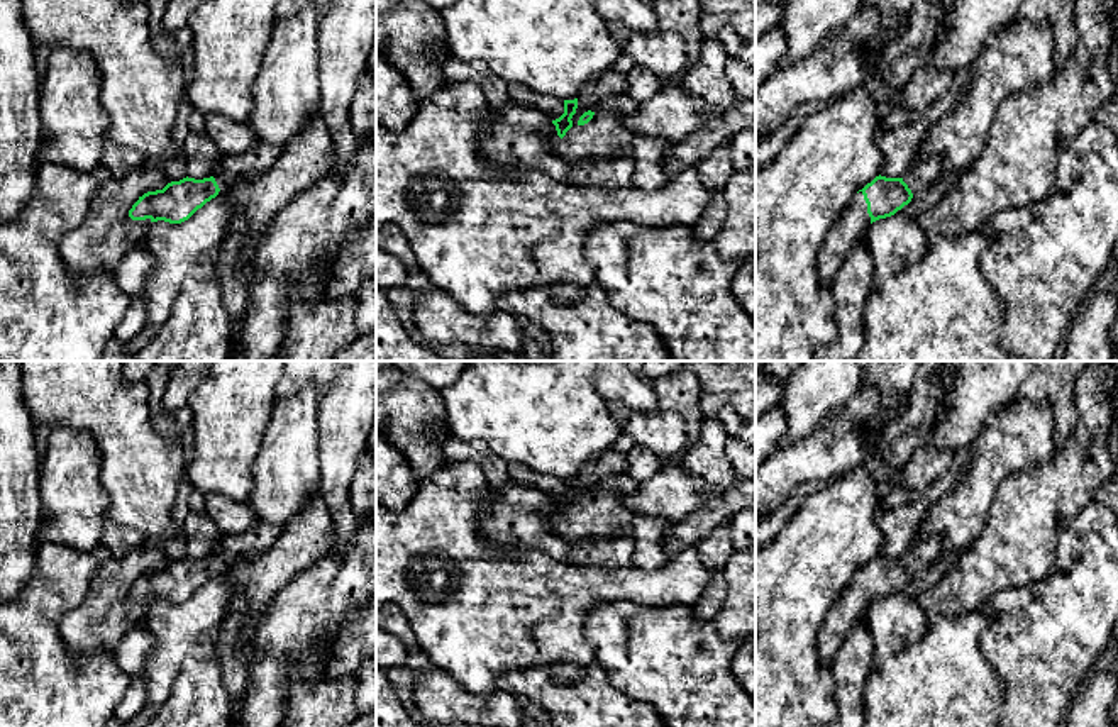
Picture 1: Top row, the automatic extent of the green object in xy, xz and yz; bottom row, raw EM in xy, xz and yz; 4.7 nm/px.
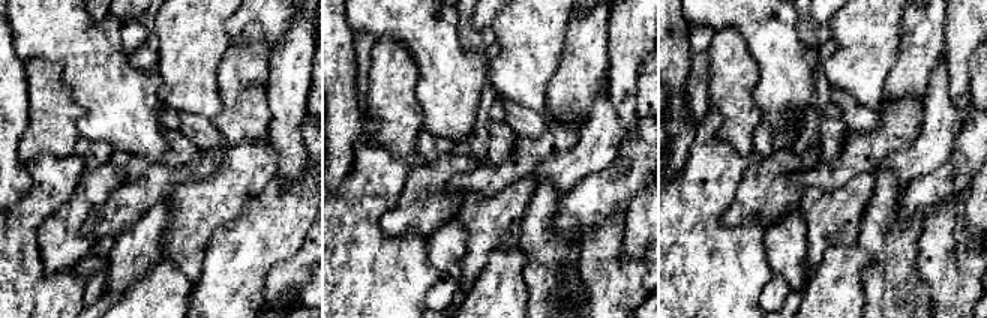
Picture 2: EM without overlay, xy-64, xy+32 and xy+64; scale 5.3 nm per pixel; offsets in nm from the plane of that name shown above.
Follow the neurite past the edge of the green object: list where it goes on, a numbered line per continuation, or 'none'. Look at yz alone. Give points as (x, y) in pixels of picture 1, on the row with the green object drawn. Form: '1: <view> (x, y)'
1: yz (922, 173)
2: yz (851, 229)

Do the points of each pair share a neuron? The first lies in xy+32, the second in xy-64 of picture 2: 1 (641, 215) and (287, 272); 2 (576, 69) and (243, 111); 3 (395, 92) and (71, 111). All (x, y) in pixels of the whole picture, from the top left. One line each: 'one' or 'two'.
1: one
2: one
3: one

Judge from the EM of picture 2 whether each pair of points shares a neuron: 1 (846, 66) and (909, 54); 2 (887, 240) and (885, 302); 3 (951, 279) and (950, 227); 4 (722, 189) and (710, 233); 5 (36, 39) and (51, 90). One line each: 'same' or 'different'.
1: different
2: same
3: same
4: same
5: different

